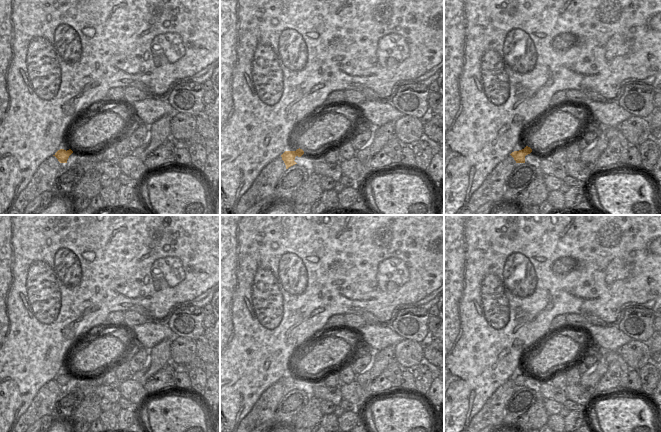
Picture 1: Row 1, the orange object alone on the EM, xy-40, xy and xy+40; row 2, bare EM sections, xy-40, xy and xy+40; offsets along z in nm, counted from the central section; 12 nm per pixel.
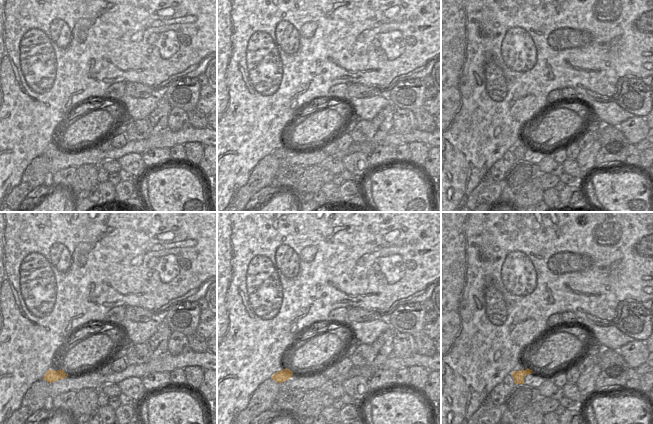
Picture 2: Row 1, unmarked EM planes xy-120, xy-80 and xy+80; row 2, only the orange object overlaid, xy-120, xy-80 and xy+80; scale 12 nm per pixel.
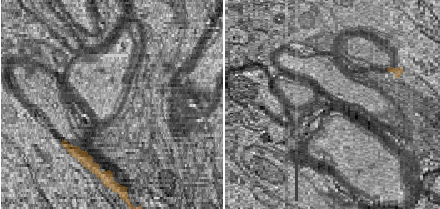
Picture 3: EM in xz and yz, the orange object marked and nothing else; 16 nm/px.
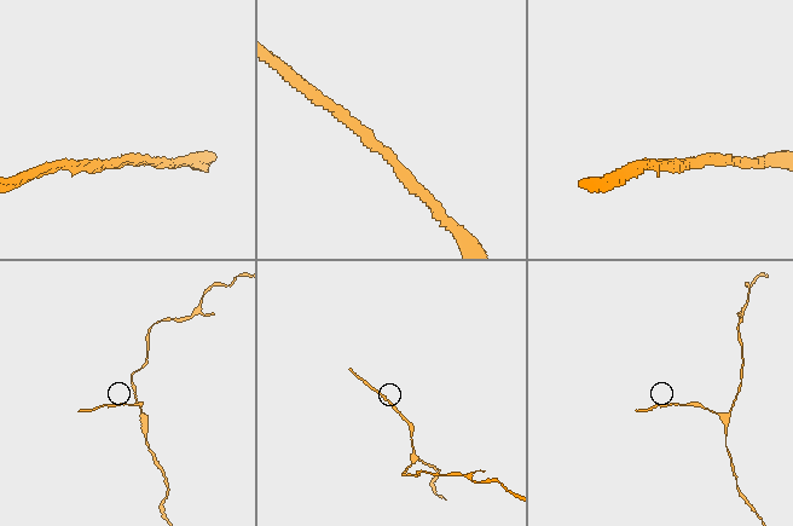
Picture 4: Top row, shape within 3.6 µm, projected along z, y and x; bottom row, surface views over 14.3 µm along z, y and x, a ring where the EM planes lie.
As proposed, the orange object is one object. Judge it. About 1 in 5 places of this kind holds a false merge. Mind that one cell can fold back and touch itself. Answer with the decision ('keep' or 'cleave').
keep

